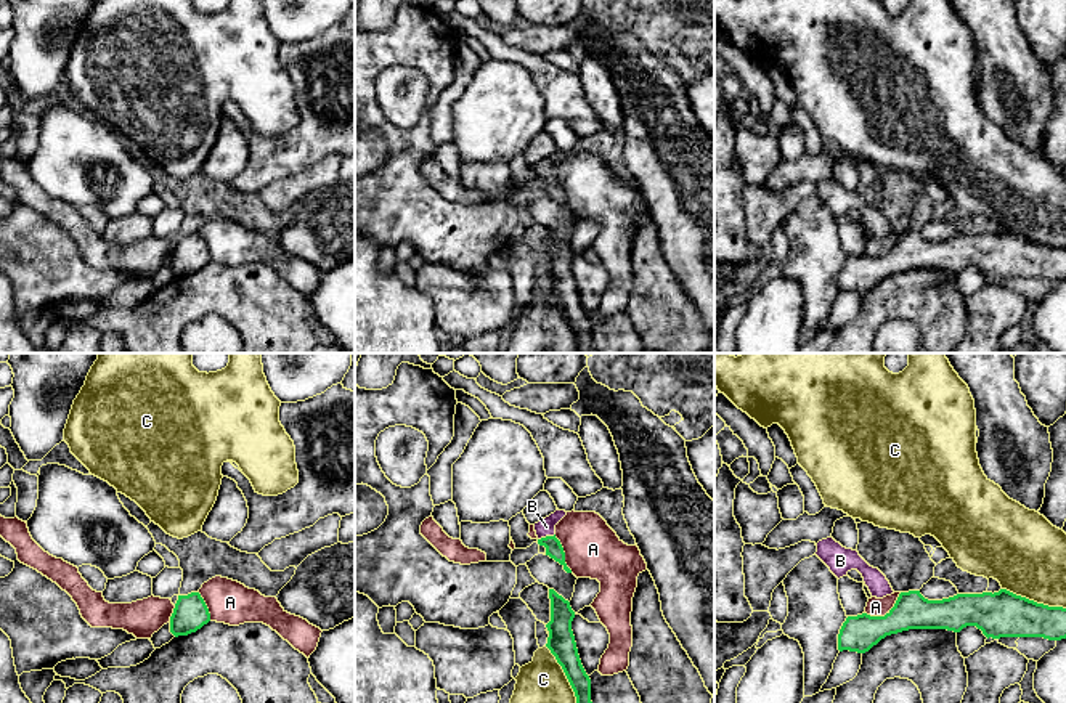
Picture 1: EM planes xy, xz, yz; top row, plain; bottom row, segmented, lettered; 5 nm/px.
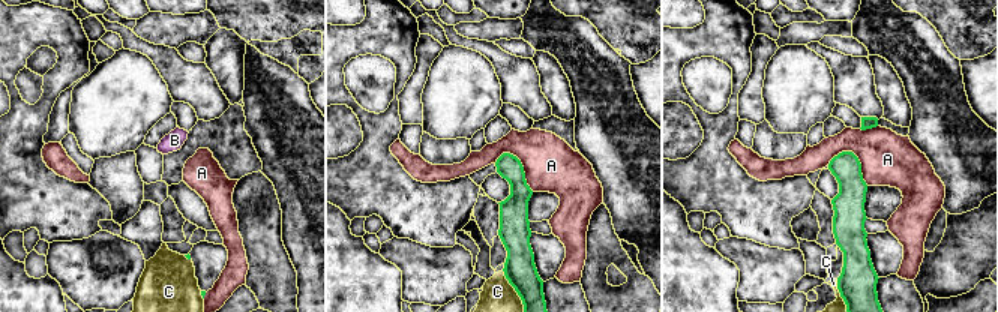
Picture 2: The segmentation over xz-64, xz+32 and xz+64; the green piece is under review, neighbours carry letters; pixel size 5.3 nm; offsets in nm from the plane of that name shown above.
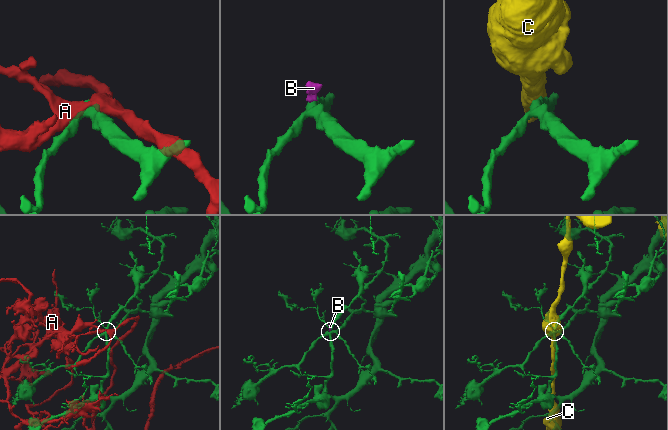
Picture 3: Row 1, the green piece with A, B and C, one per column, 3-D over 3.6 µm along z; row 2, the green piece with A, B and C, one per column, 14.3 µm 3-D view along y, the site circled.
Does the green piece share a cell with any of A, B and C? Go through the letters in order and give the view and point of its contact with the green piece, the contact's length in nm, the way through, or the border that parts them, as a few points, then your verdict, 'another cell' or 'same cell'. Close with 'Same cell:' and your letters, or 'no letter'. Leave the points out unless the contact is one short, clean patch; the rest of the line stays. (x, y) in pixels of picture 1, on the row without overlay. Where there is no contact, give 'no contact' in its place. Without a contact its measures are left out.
A: meets green in yz at (886, 254); contact 220 nm long; another cell
B: meets green in xz at (546, 177); contact 90 nm long; runs through xz (554, 190), (546, 177), (546, 167); same cell
C: meets green in xz at (567, 318); contact 360 nm long; another cell
Same cell: B

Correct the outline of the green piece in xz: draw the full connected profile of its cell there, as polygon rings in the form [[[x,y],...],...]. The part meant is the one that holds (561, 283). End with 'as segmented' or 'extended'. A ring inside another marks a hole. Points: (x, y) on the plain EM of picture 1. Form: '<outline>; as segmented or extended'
[[[549,230],[549,239],[551,262],[546,265],[549,271],[546,287],[562,307],[575,332],[576,353],[596,353],[591,342],[591,319],[581,305],[572,271],[575,252],[572,250],[570,242],[559,236],[554,230]]]; as segmented

